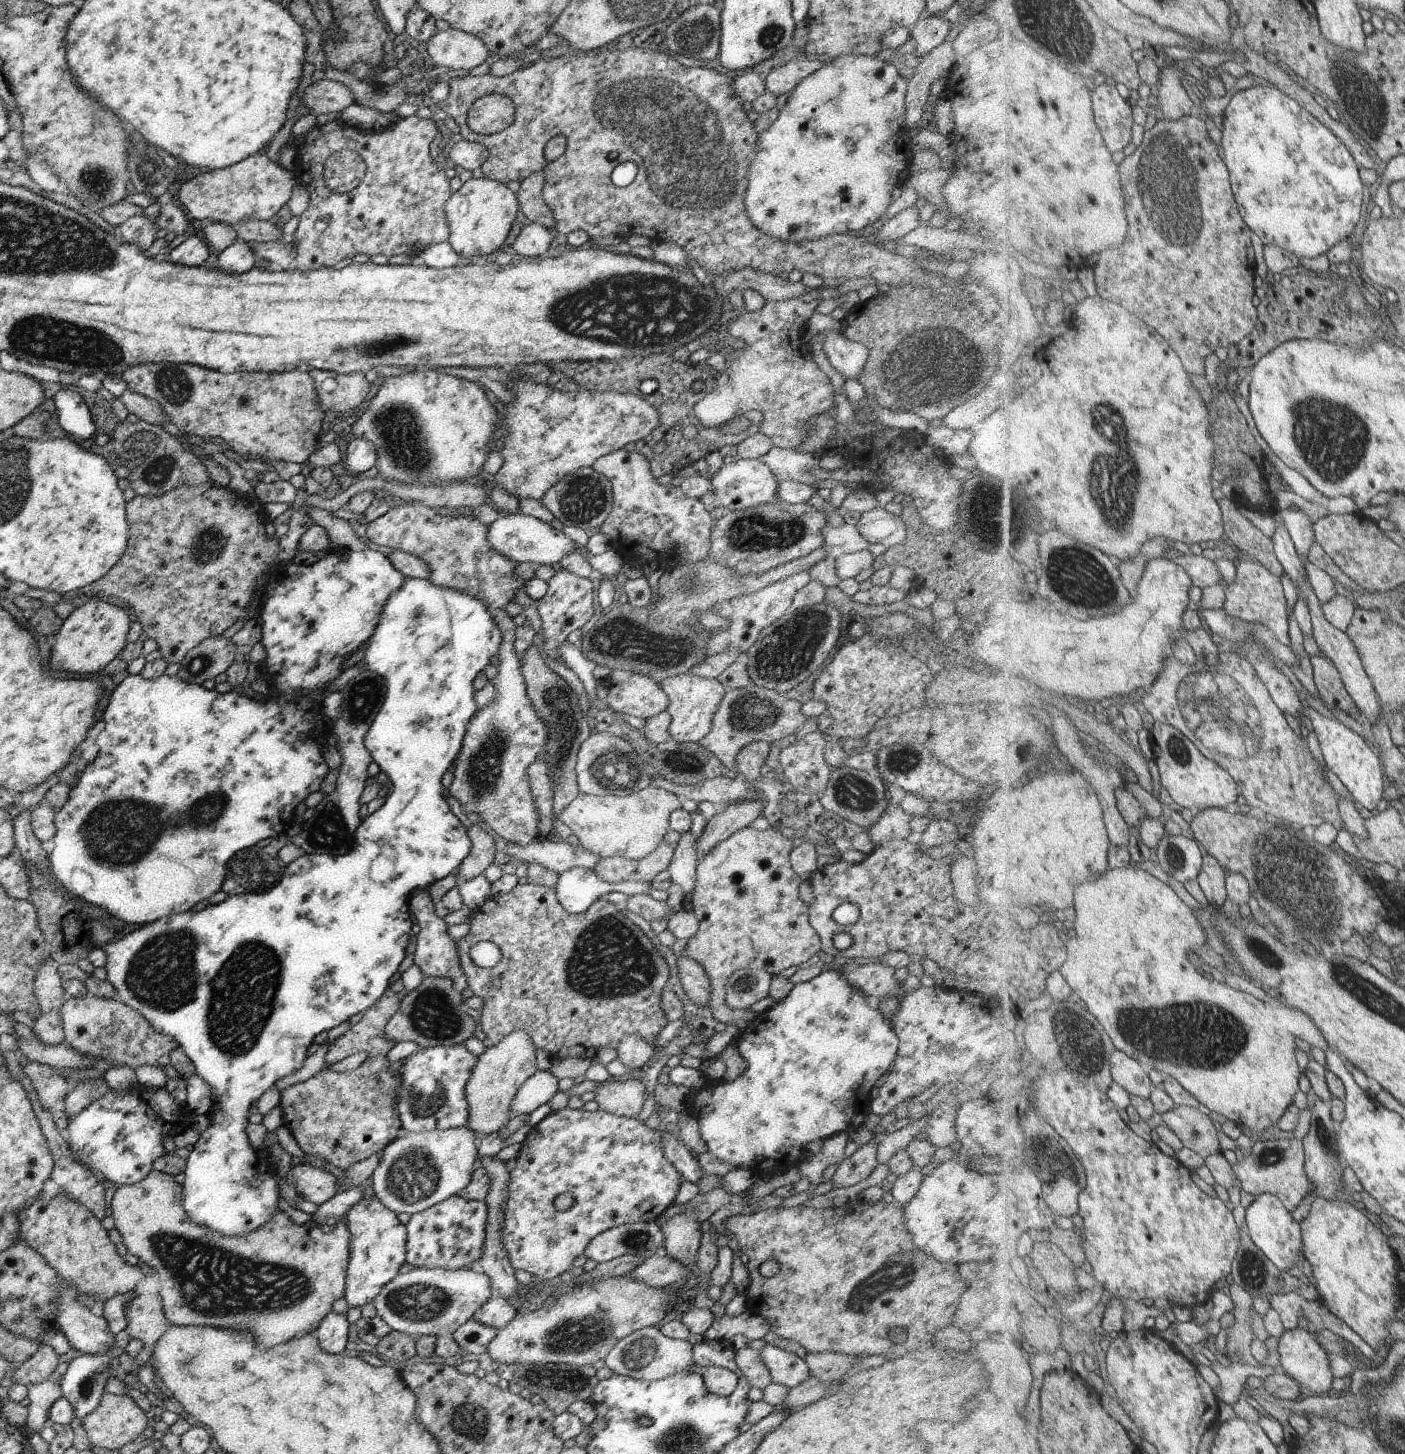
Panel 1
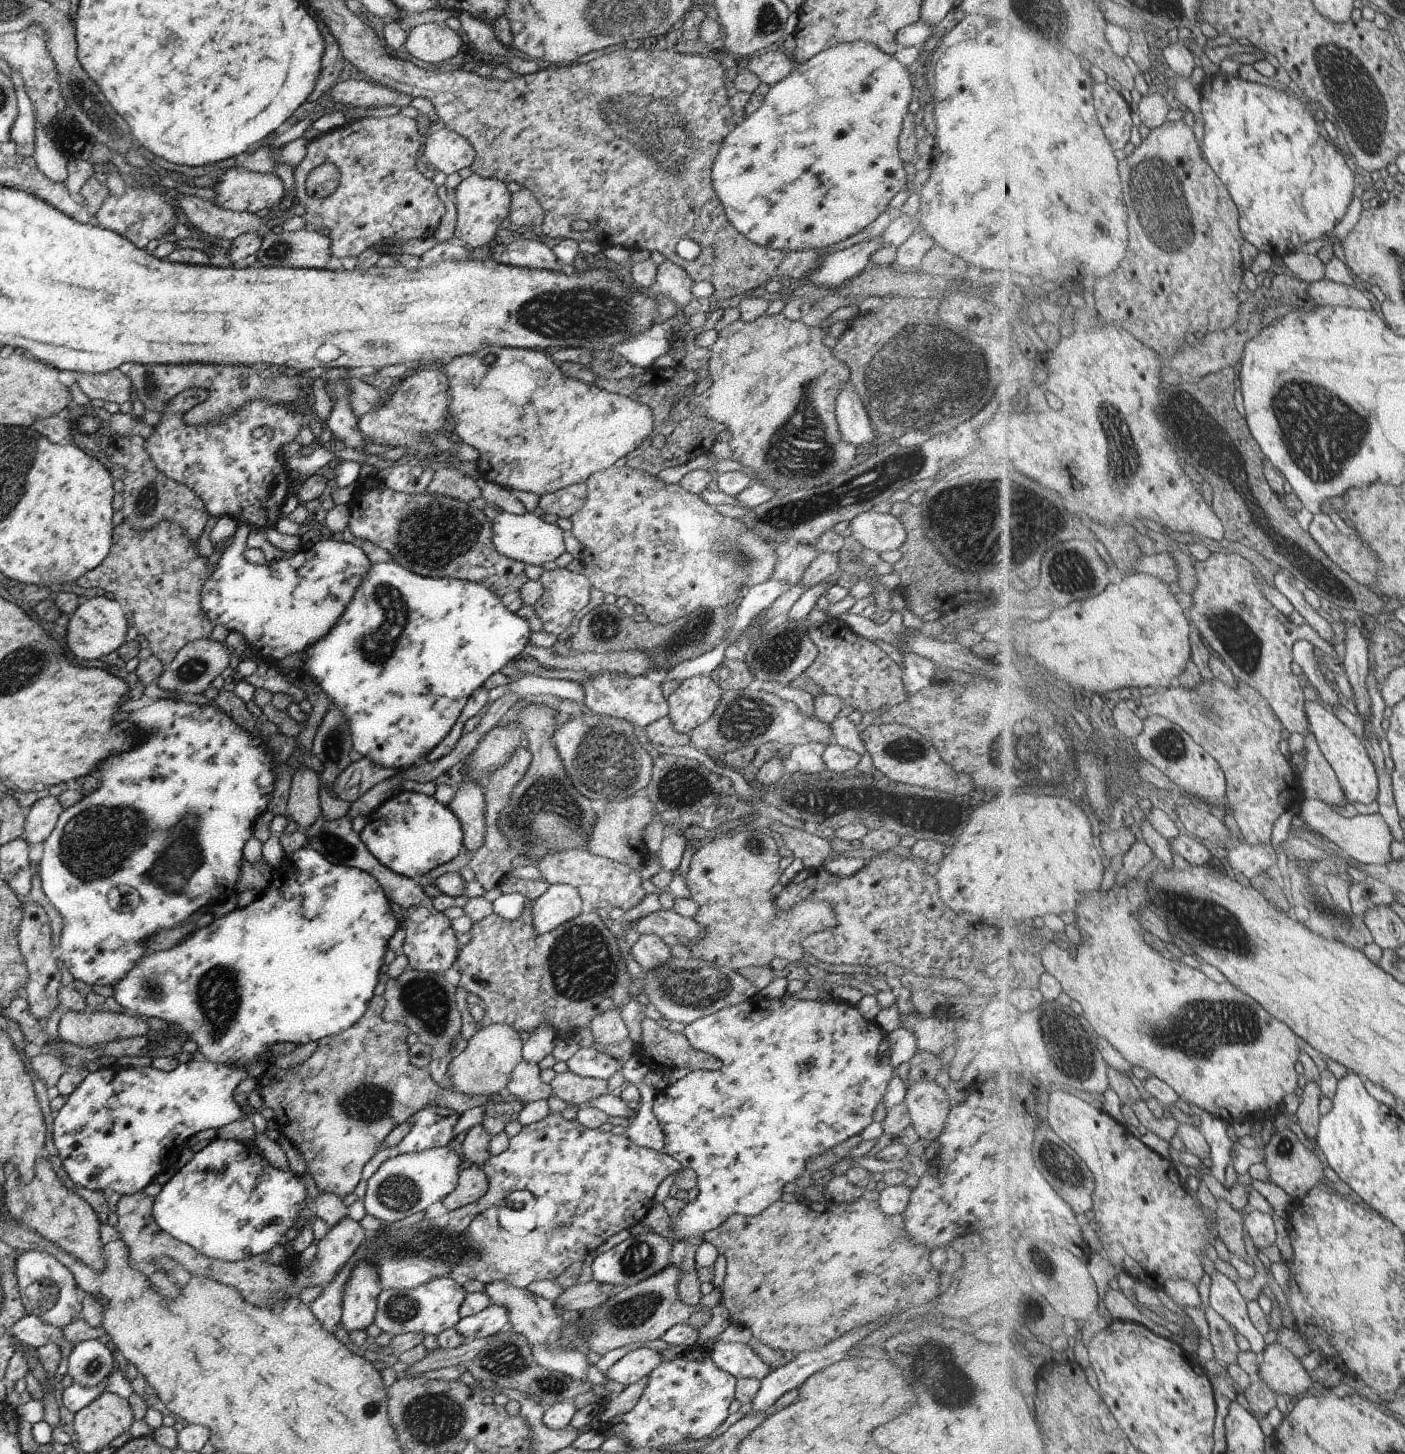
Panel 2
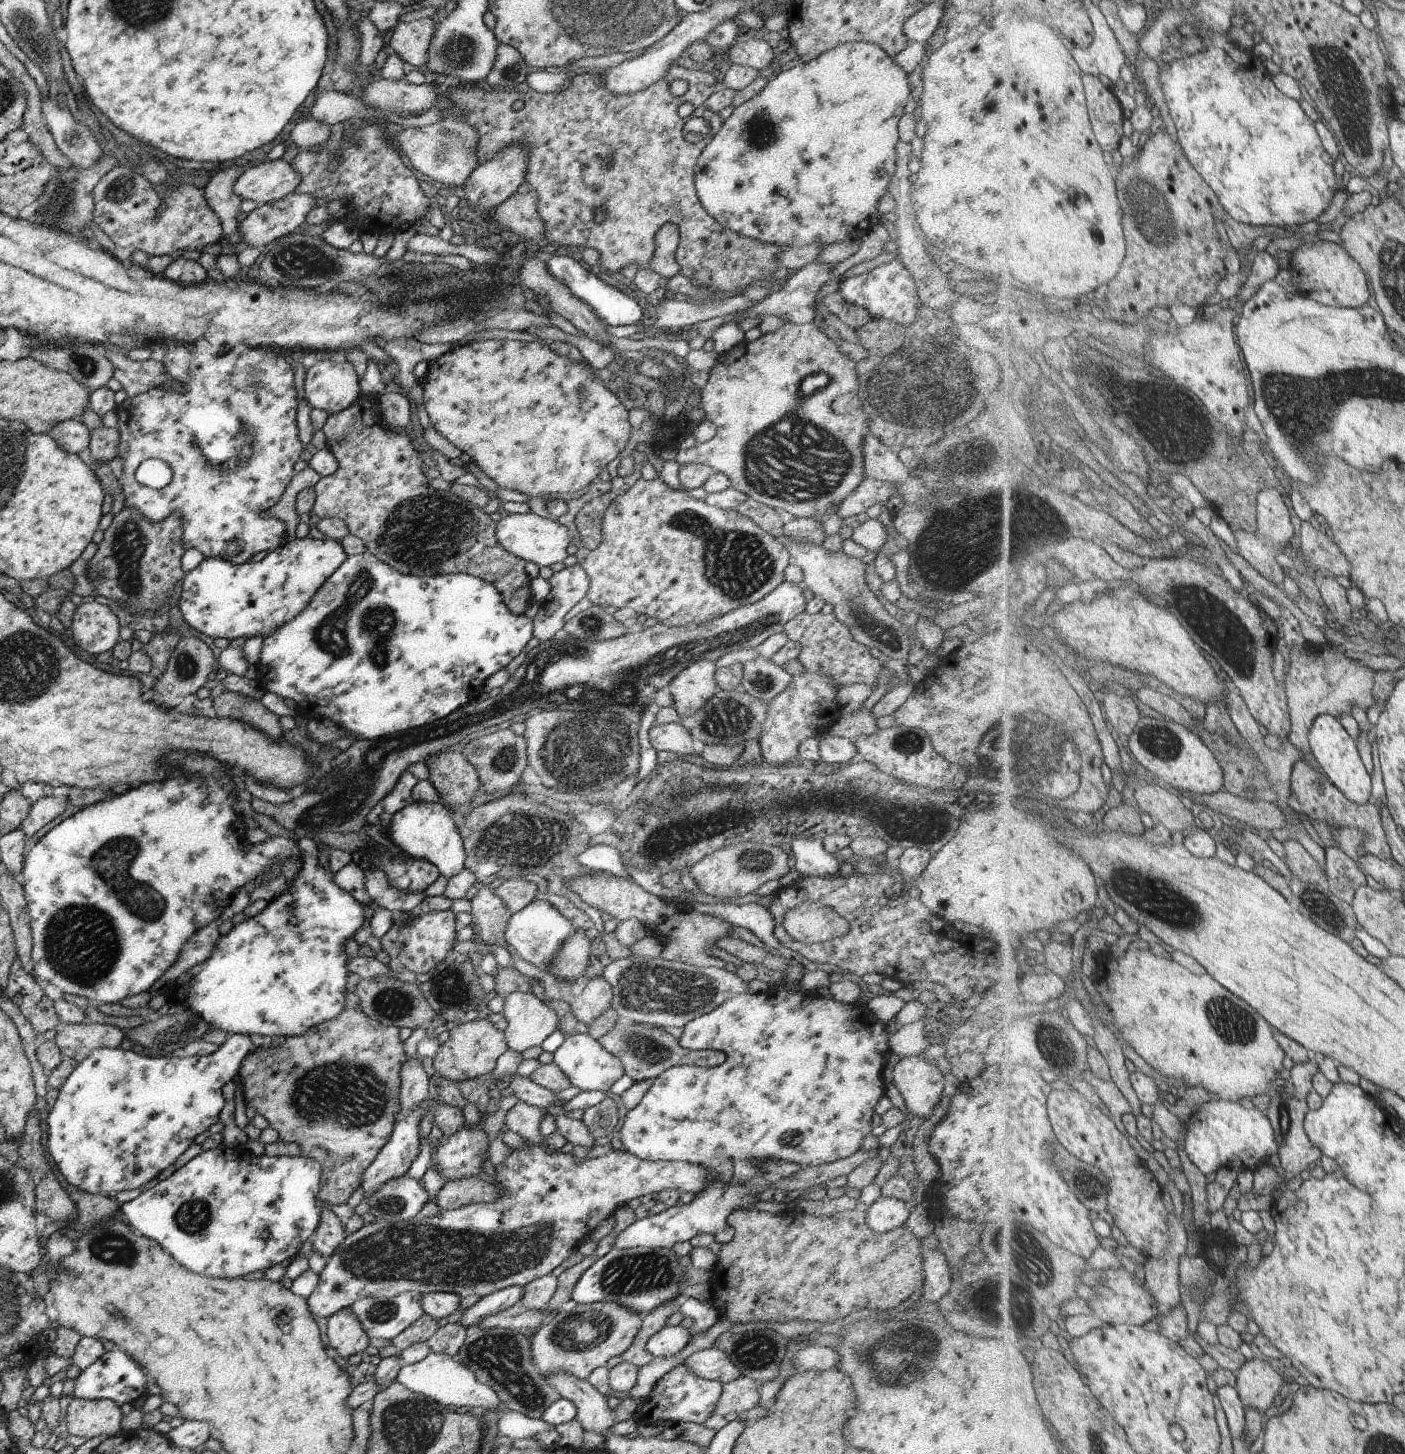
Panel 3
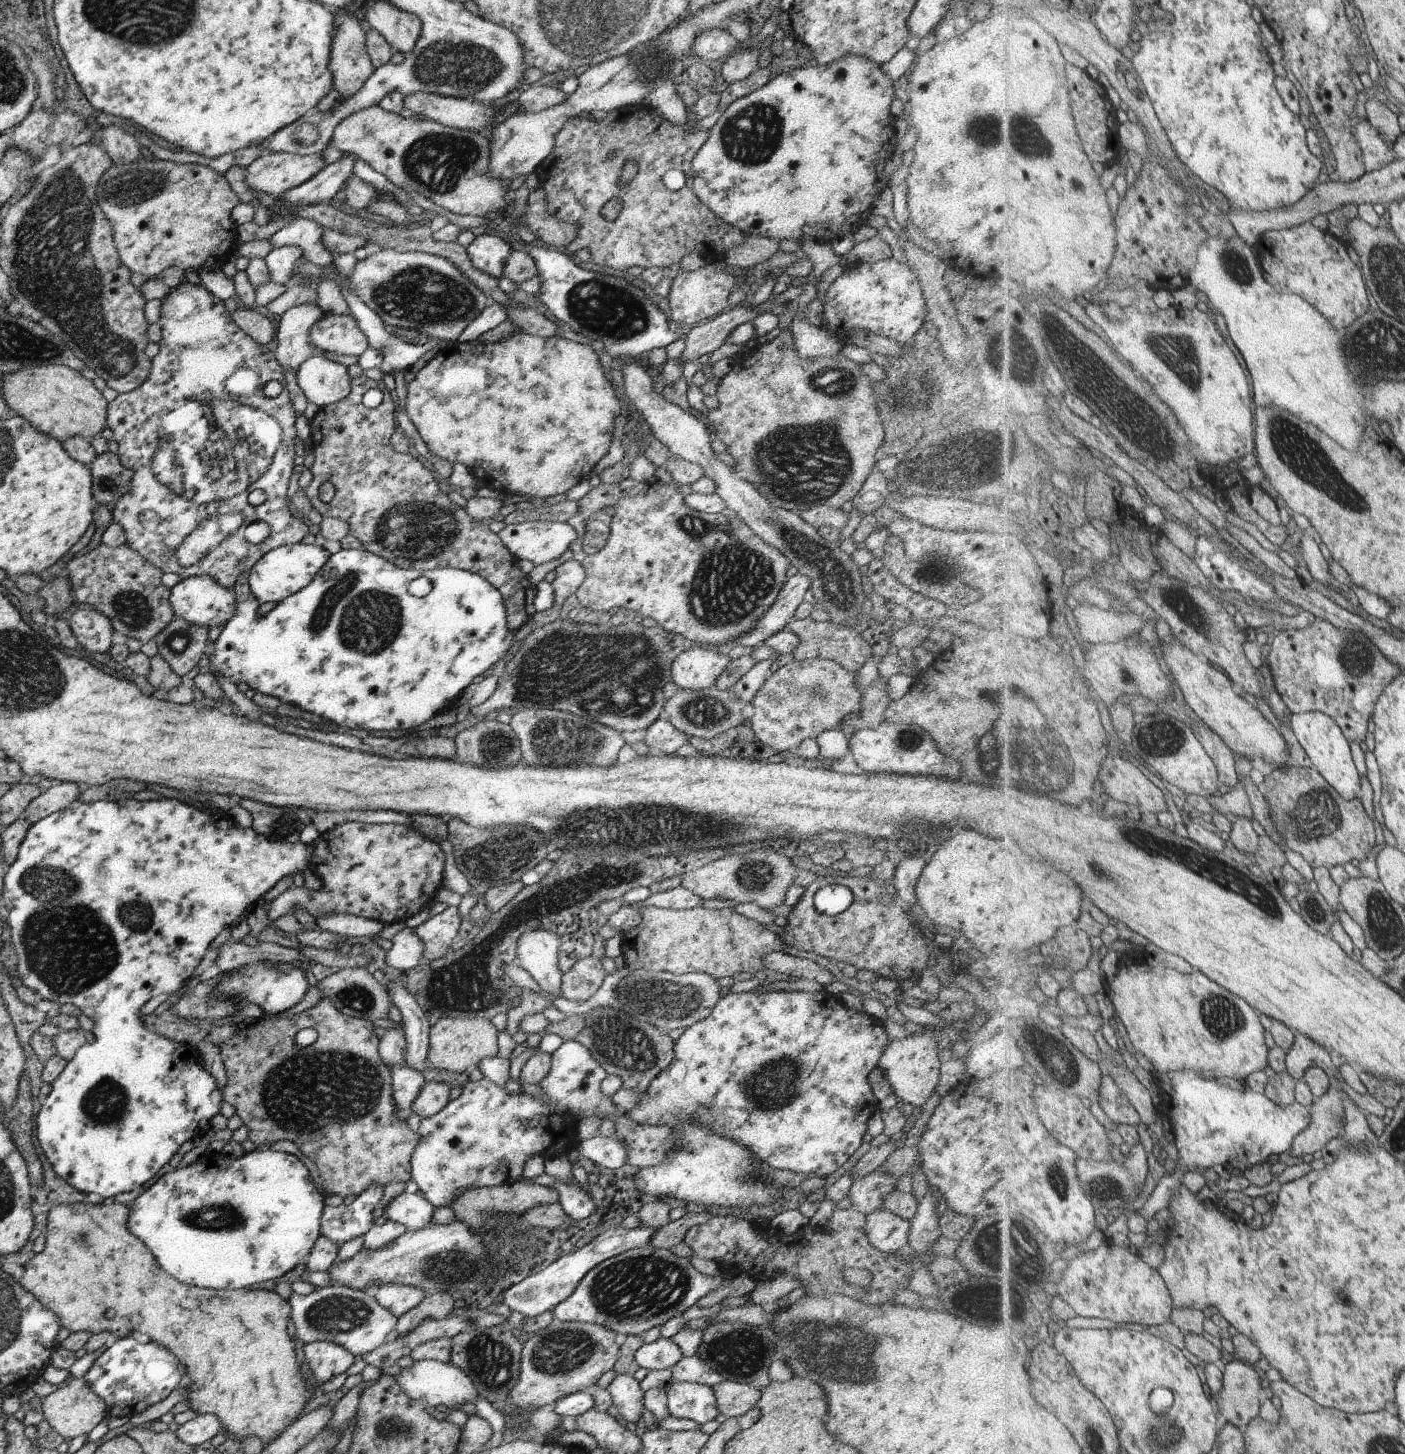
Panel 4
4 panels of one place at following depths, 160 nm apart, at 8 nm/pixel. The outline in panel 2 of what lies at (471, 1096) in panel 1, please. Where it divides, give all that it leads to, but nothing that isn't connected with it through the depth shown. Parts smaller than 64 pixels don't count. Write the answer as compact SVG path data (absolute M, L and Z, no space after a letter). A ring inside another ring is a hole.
M507 1024L483 1026L467 1040L466 1046L447 1066L449 1085L453 1093L477 1095L484 1101L503 1095L507 1082L511 1080L511 1070L521 1062L521 1044L518 1032Z

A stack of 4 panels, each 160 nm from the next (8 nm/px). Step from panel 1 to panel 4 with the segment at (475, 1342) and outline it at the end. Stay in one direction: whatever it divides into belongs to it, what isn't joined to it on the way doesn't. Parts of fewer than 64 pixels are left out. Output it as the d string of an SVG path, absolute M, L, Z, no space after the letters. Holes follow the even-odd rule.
M618 1226L607 1230L603 1234L599 1234L599 1236L593 1238L585 1246L554 1260L549 1266L546 1266L536 1274L529 1274L521 1282L509 1286L507 1290L501 1292L499 1299L502 1304L509 1307L509 1310L516 1311L525 1318L536 1317L546 1310L551 1311L559 1302L563 1302L573 1292L573 1288L576 1288L579 1280L591 1268L613 1256L618 1256L621 1252L626 1252L633 1248L641 1248L641 1246L648 1246L649 1240L653 1238L655 1232L655 1228L647 1228L647 1226L645 1228L638 1226L632 1230Z

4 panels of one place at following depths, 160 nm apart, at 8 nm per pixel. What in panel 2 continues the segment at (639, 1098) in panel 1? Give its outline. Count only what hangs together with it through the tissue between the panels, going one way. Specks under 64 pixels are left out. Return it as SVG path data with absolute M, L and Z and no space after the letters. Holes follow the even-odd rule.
M565 1070L555 1074L553 1079L547 1082L551 1089L551 1096L555 1096L566 1103L581 1106L583 1102L589 1102L601 1094L614 1094L607 1088L606 1080L595 1080L587 1077L579 1077Z

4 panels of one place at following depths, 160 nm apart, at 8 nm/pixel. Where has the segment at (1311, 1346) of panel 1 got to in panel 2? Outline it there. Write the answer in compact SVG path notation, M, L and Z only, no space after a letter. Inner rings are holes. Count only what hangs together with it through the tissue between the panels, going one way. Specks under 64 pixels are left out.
M1279 1342L1269 1345L1262 1354L1257 1378L1265 1380L1278 1395L1290 1399L1316 1383L1303 1362Z

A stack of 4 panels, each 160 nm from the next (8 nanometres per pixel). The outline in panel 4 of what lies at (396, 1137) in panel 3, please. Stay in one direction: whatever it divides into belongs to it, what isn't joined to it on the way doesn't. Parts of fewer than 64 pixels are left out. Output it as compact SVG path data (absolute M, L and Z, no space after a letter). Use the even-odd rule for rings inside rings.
M407 1064L403 1066L389 1066L389 1074L391 1074L392 1098L395 1106L395 1112L401 1120L406 1120L411 1114L411 1104L417 1098L417 1094L421 1092L425 1080L421 1077L417 1070L408 1068ZM371 1184L350 1204L324 1206L320 1217L319 1236L329 1238L335 1246L363 1236L374 1225L372 1211L380 1205L381 1186Z

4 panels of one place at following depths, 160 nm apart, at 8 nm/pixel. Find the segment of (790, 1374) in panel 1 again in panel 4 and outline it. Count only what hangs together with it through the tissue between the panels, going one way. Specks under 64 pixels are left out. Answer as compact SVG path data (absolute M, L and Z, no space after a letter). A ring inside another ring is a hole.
M697 1356L682 1357L679 1362L673 1364L671 1371L671 1382L695 1382L705 1386L714 1386L722 1381L715 1370L709 1370Z

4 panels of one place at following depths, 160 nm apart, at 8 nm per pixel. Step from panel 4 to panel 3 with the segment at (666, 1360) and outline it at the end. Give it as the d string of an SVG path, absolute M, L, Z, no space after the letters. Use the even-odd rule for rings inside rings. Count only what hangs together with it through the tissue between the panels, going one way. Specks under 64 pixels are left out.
M664 1326L649 1337L646 1349L655 1357L668 1357L680 1354L689 1340L689 1332L684 1326Z

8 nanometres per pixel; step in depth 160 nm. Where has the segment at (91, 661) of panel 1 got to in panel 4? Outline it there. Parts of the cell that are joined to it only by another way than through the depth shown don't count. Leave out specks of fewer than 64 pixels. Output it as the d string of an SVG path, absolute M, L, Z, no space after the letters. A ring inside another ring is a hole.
M83 605L71 614L71 618L66 619L76 642L89 654L109 651L113 644L111 636L114 630L102 613Z

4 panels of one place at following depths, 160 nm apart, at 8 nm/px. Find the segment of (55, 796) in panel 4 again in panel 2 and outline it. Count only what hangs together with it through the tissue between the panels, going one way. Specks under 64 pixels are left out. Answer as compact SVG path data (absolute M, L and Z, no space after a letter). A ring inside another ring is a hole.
M48 795L35 801L30 806L27 816L24 817L22 838L26 843L44 842L55 827L55 822L62 810L56 797Z

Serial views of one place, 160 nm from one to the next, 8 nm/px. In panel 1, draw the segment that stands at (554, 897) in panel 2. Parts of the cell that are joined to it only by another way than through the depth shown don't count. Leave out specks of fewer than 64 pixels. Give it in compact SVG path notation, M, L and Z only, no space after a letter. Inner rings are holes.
M571 867L558 874L554 889L556 899L564 911L577 914L589 908L597 899L603 898L609 891L617 891L627 896L649 891L648 882L621 880L615 884L603 882L593 869Z

